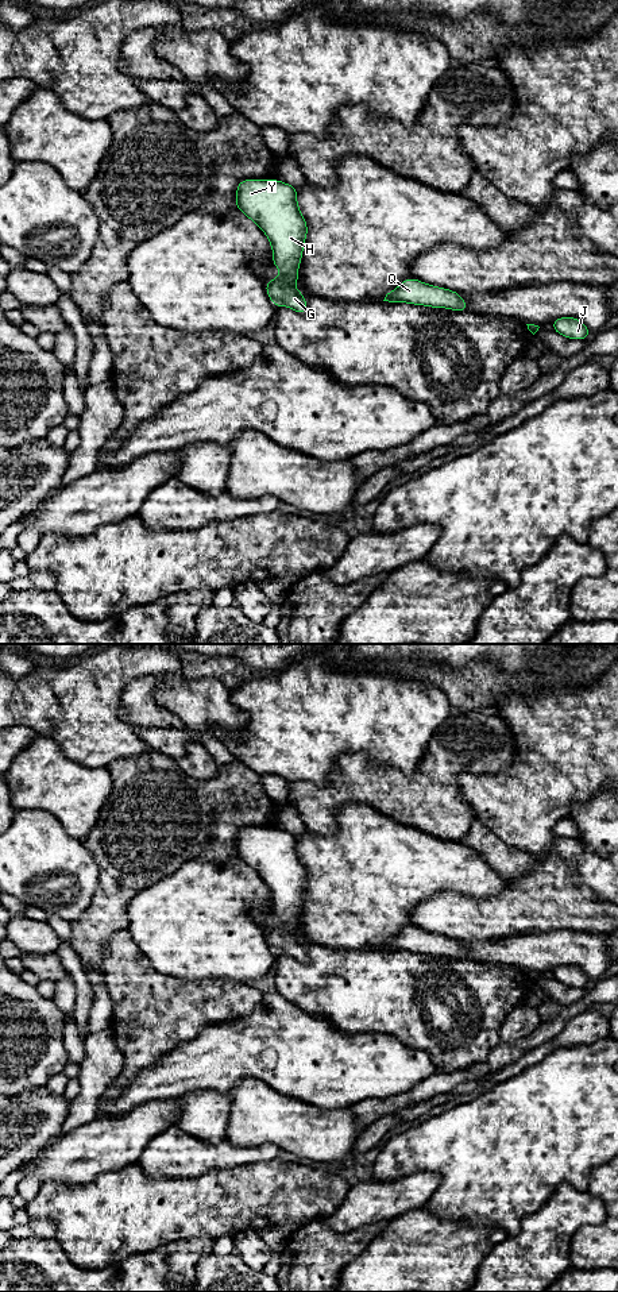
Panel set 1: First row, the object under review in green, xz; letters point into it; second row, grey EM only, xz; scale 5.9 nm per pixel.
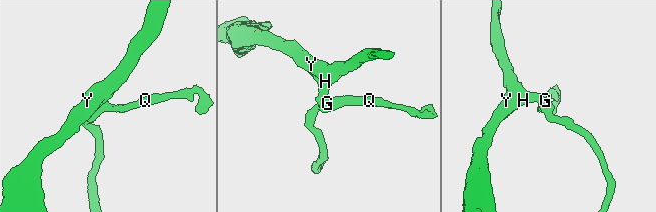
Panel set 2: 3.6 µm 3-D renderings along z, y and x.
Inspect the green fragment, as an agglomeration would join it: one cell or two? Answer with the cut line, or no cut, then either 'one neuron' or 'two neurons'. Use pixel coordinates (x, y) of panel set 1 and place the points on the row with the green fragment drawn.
cut none; one neuron

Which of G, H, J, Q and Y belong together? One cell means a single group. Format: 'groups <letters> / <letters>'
groups G H J Q Y

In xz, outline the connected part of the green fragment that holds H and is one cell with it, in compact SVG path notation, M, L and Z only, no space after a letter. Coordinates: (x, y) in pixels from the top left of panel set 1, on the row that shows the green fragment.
M244 180L237 184L236 208L264 231L273 247L273 263L281 275L266 282L271 302L308 313L305 297L293 285L308 235L306 220L297 204L297 188L278 180Z

